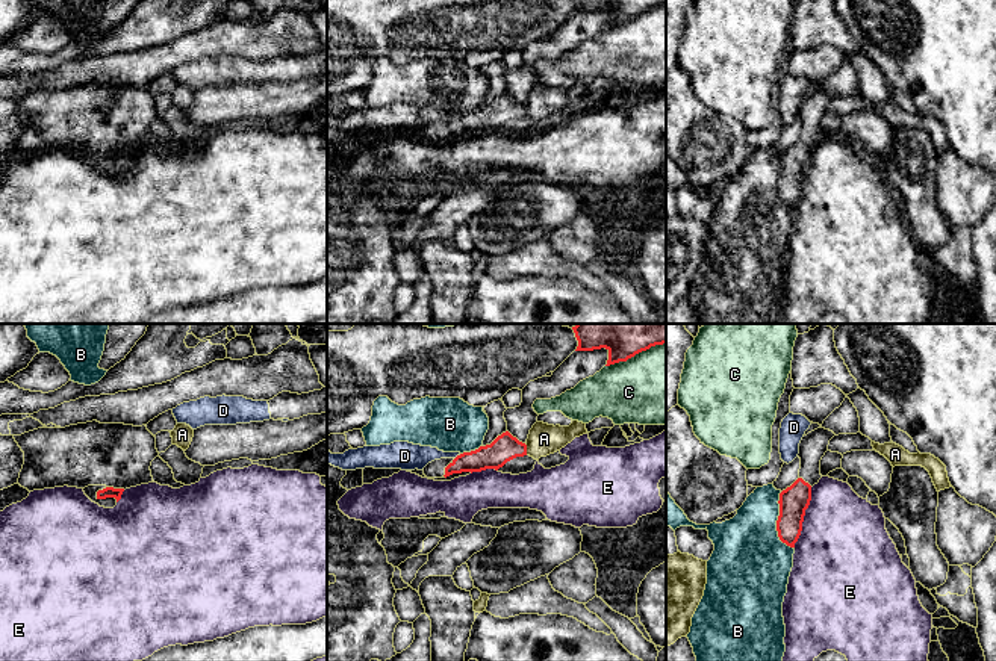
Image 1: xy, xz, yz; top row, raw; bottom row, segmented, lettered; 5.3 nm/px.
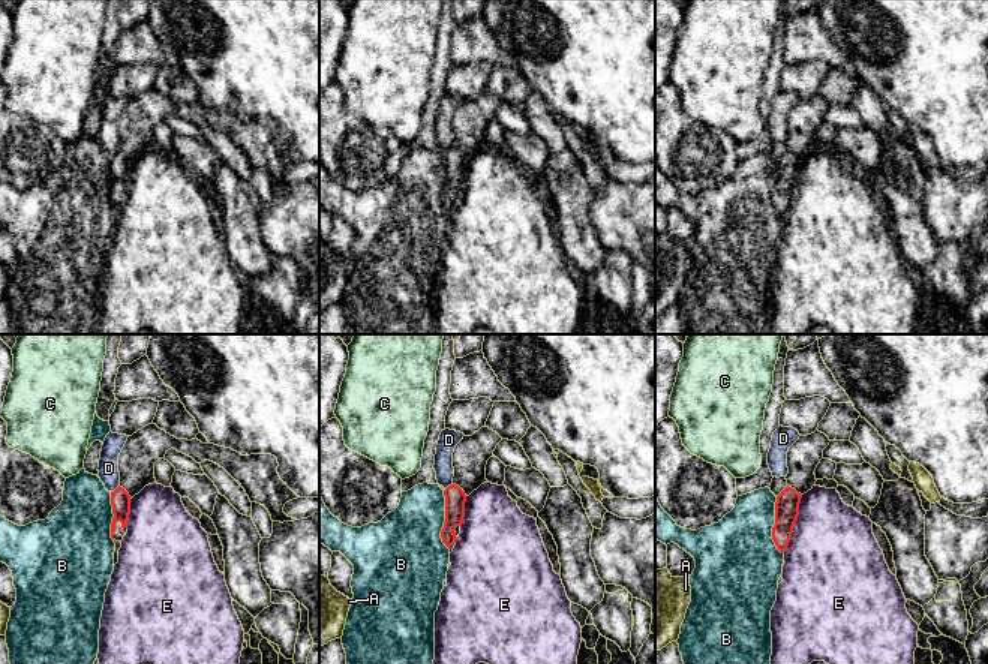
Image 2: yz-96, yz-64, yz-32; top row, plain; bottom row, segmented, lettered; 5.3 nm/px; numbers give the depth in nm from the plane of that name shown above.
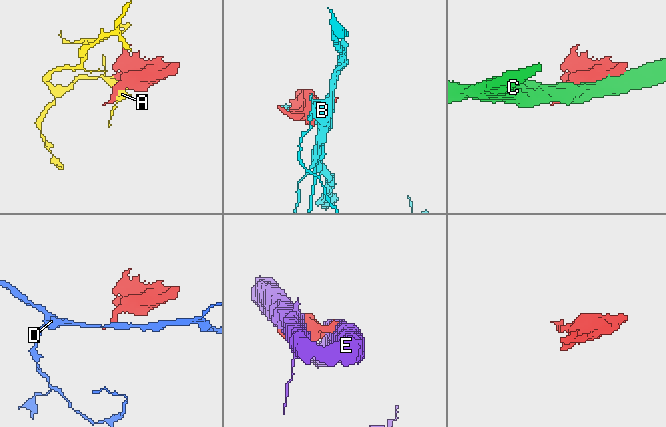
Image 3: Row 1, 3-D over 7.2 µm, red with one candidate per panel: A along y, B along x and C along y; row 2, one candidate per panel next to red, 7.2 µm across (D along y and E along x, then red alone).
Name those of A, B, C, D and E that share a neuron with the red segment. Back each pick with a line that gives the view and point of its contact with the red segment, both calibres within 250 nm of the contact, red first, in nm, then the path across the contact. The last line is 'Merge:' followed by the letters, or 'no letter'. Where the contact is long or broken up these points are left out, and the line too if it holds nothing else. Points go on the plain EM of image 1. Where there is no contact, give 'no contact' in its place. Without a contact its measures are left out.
Merge: no letter

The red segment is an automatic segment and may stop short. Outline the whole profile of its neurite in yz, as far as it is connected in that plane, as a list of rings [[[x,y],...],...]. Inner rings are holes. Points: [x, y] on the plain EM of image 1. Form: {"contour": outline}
{"contour": [[[820,88],[802,98],[798,115],[799,139],[780,154],[777,192],[780,201],[790,209],[795,209],[801,197],[805,171],[811,162],[811,148],[822,139],[820,121],[834,97],[833,92]]]}

